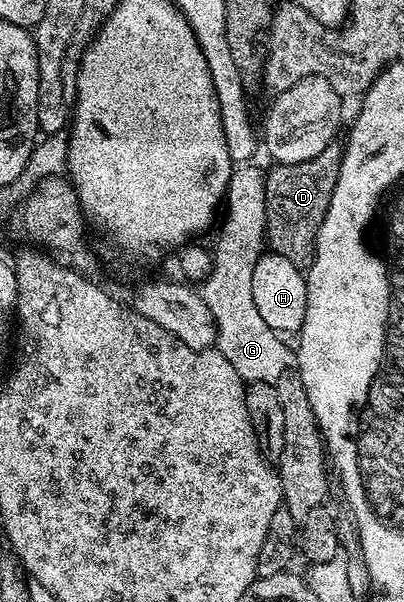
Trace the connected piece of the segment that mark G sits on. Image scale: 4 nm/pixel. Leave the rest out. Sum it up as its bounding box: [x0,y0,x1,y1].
[199,164,295,383]

